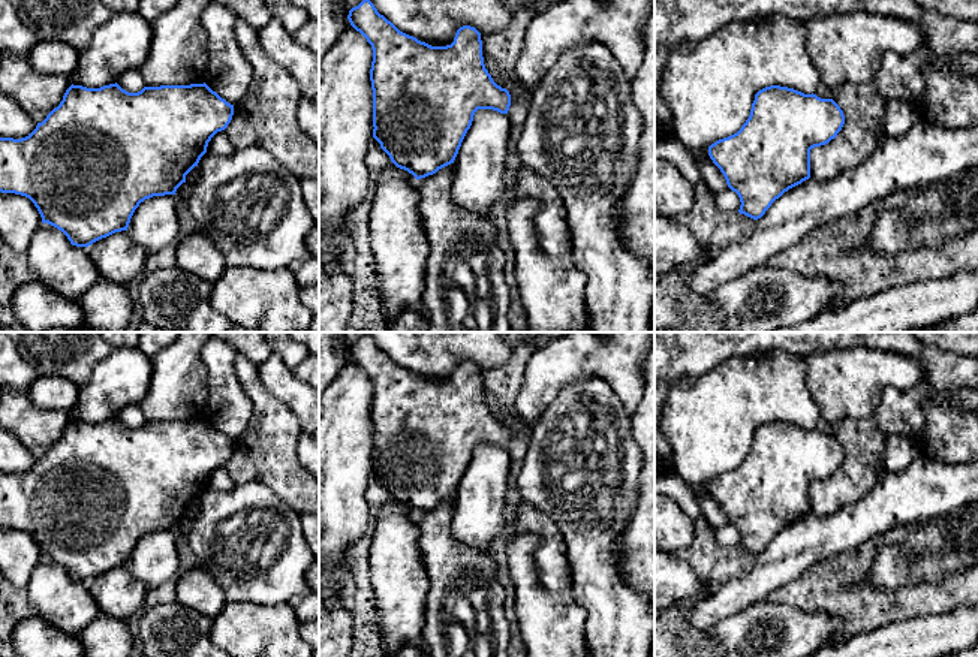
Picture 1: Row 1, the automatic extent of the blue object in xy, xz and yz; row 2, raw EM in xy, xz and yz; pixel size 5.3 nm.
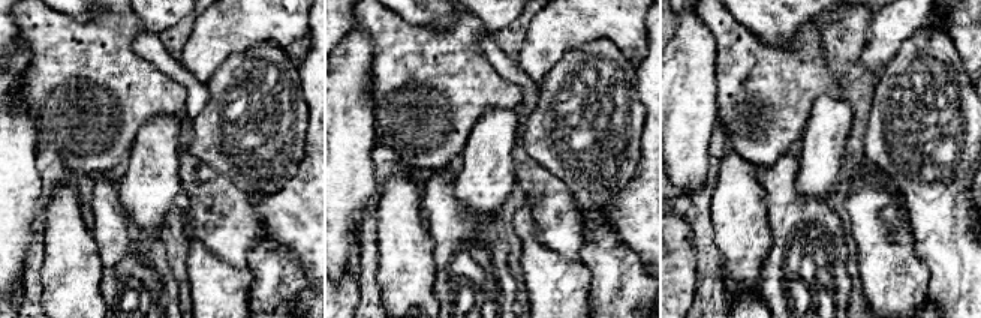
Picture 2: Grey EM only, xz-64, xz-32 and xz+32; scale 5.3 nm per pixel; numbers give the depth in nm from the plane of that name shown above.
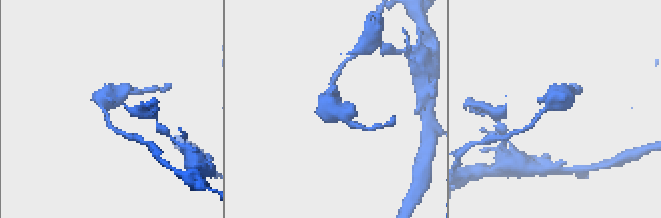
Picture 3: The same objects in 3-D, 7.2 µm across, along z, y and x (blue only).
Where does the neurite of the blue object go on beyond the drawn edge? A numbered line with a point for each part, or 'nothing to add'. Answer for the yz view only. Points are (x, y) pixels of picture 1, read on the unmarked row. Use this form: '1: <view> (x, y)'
1: yz (927, 490)

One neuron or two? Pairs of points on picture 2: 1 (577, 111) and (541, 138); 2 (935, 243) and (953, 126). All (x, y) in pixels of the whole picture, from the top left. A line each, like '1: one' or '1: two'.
1: one
2: one

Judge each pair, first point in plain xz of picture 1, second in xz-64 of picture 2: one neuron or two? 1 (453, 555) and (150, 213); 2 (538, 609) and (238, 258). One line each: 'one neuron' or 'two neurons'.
1: two neurons
2: two neurons

